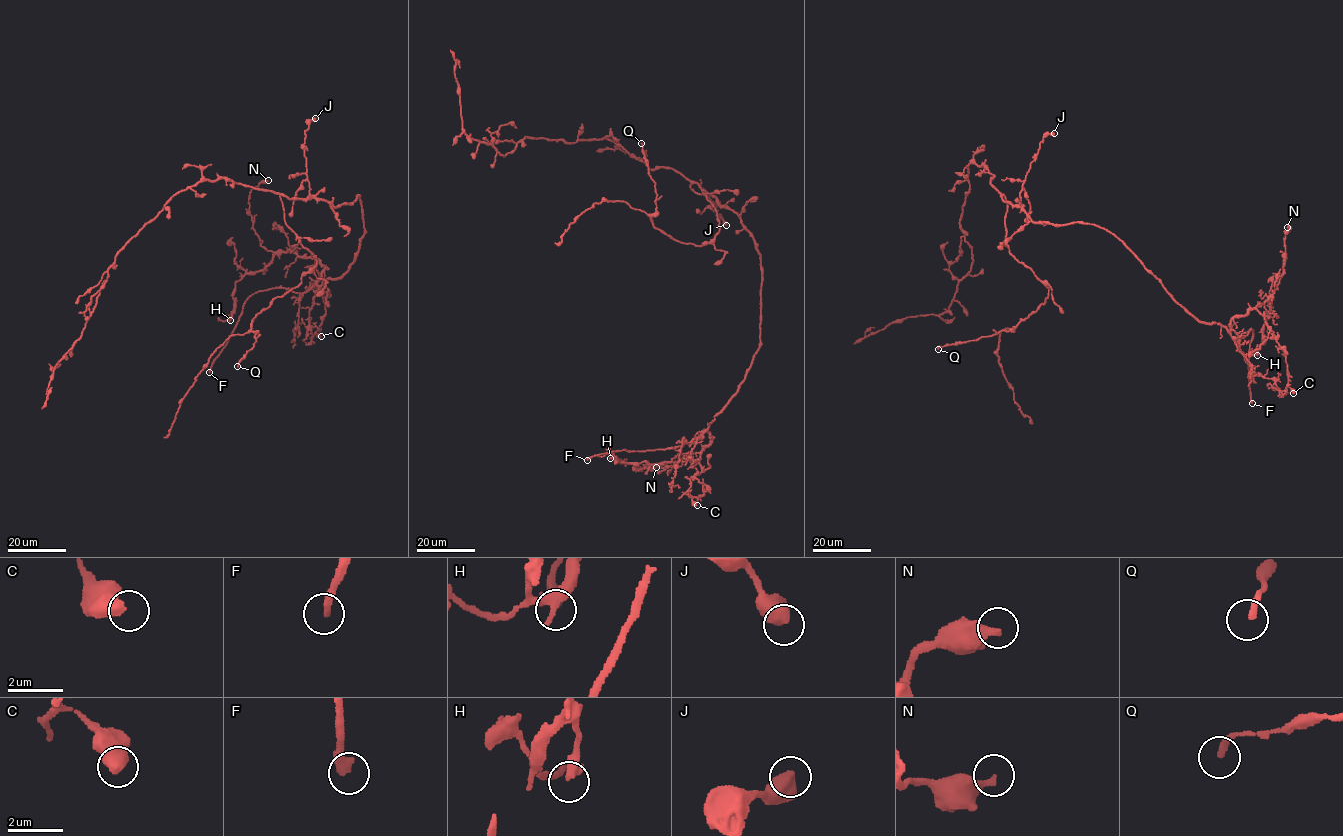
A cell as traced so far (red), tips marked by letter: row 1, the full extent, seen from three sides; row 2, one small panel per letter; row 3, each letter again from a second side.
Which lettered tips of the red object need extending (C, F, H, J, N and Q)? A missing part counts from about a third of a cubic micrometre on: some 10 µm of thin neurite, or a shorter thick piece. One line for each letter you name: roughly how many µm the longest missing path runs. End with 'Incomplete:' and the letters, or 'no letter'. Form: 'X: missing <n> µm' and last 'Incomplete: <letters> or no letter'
F: missing 60 µm
H: missing 20 µm
Incomplete: F, H

